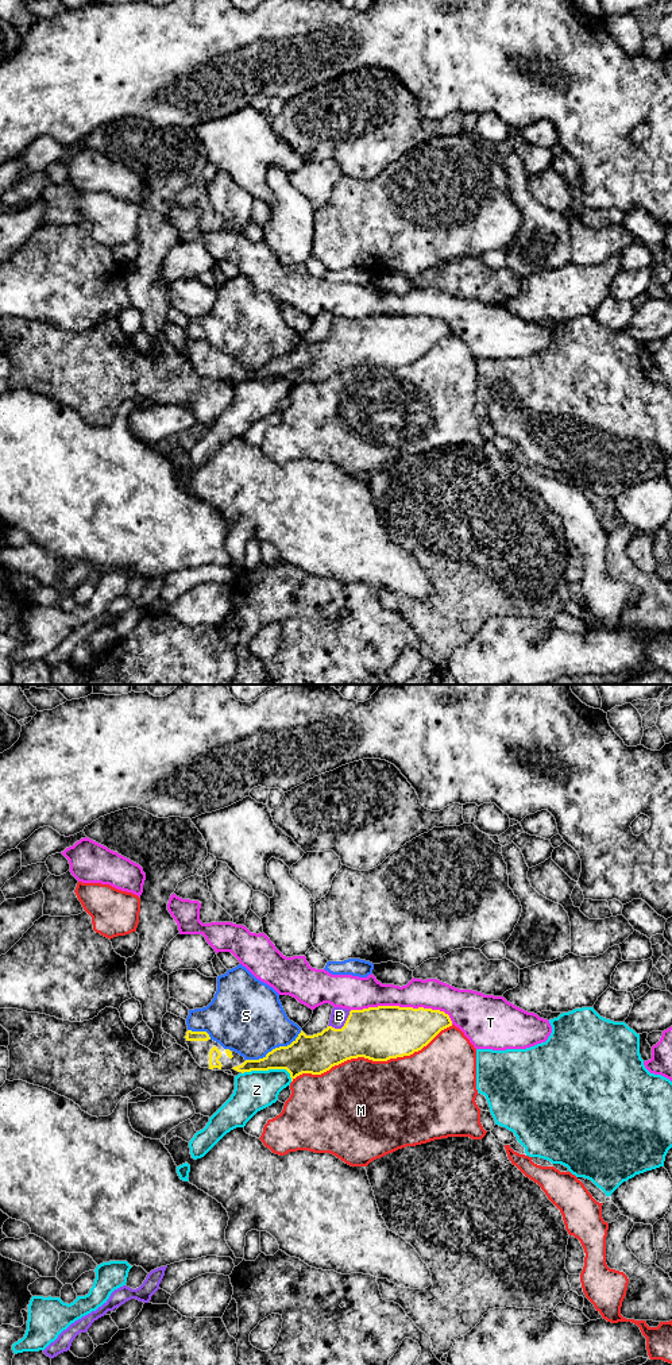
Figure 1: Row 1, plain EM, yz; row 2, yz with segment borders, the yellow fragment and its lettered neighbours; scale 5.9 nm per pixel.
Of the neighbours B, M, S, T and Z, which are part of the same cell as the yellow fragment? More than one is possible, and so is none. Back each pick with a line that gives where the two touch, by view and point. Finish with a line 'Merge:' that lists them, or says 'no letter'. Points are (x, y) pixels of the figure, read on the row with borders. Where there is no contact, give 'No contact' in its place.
B: Touches yellow at yz (344, 1025)
Merge: B

